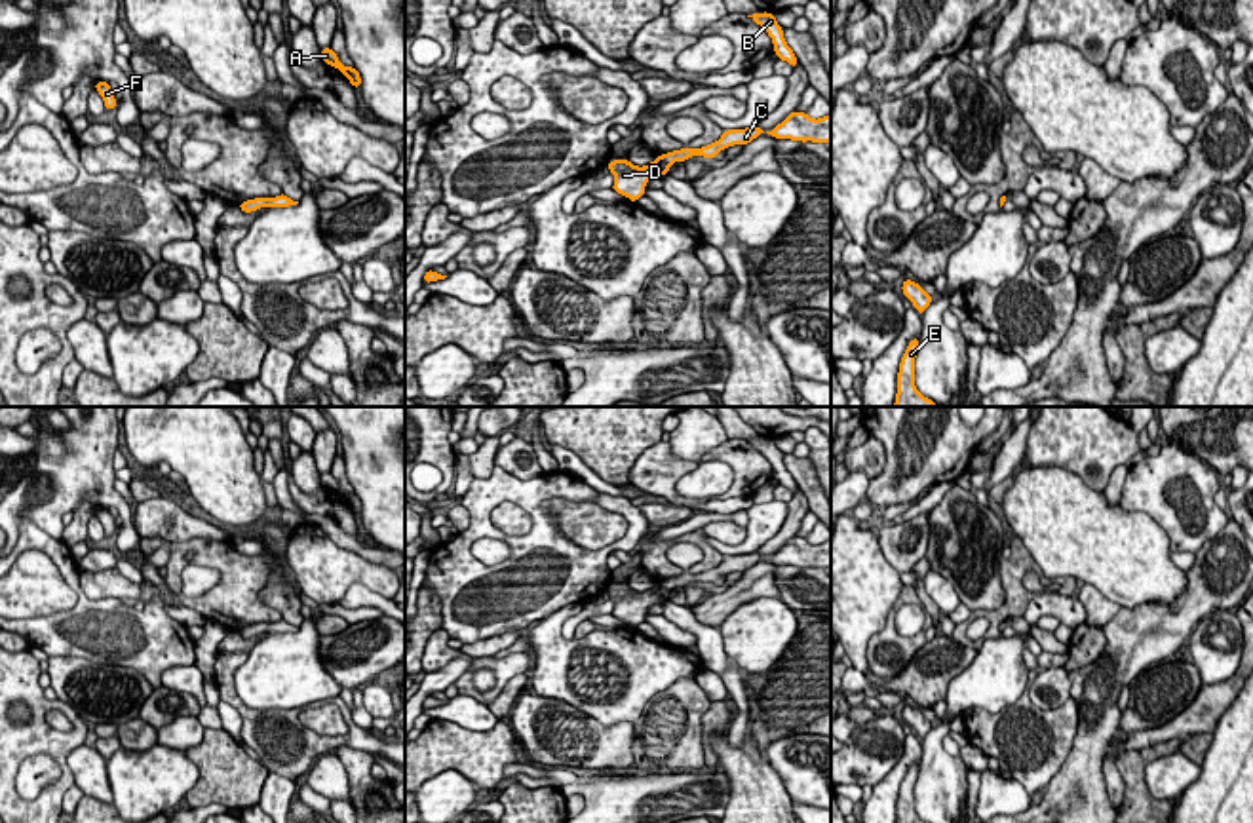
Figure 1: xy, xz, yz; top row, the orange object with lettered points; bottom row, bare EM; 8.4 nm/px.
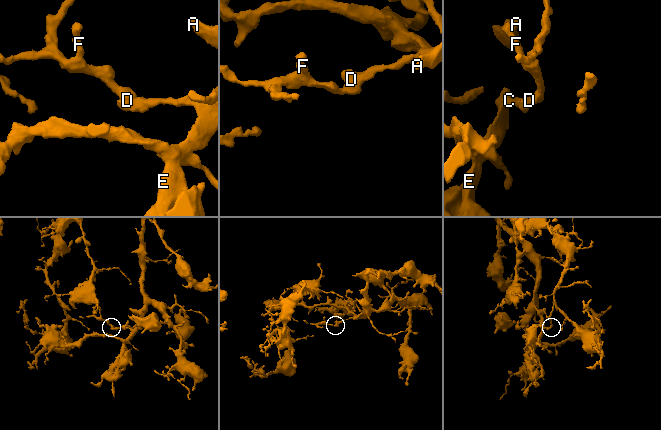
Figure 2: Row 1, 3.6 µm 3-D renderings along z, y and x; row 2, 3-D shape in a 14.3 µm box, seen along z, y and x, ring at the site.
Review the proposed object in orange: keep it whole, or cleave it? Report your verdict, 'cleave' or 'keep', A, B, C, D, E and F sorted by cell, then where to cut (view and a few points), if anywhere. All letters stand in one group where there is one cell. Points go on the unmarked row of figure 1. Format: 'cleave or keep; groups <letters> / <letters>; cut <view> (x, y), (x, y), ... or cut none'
keep; groups A B C D E F; cut none

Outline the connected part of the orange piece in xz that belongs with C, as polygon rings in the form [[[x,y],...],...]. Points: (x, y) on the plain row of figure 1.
[[[759,551],[745,555],[726,555],[719,566],[702,574],[681,574],[654,584],[648,591],[633,591],[627,584],[612,585],[607,589],[608,597],[614,601],[612,616],[620,622],[629,623],[633,629],[645,622],[645,612],[648,606],[667,601],[675,587],[686,587],[692,582],[717,584],[721,576],[734,570],[747,570],[764,559]]]

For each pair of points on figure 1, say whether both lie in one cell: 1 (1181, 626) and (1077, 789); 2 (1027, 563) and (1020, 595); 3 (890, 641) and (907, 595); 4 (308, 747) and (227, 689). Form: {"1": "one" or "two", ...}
{"1": "one", "2": "one", "3": "one", "4": "one"}

